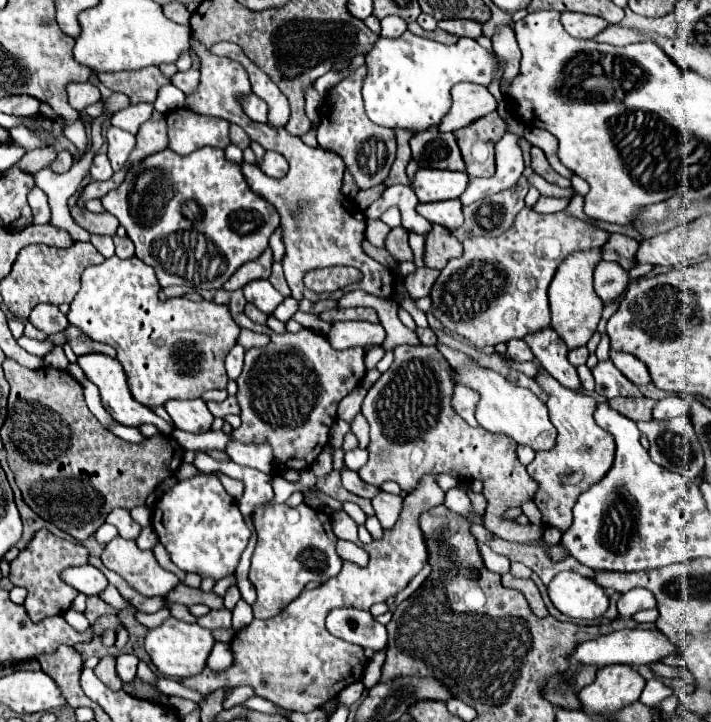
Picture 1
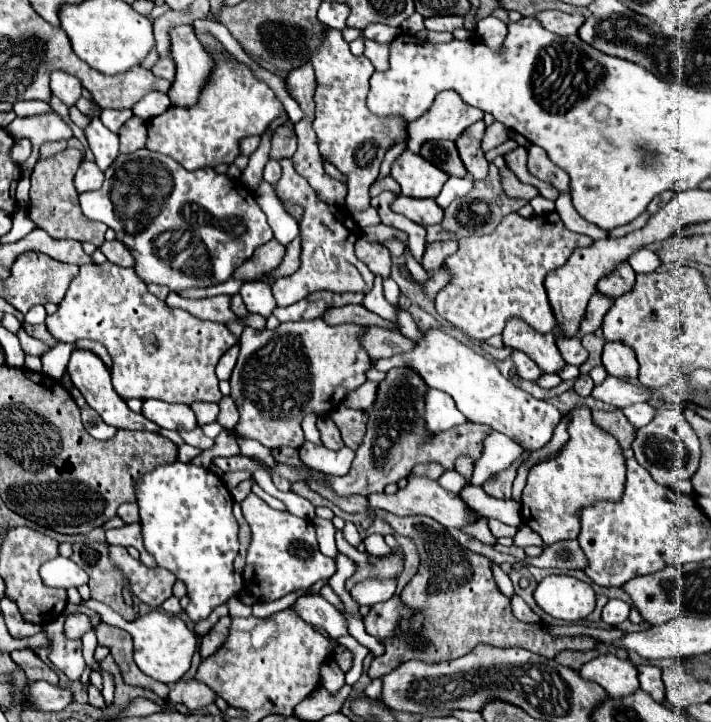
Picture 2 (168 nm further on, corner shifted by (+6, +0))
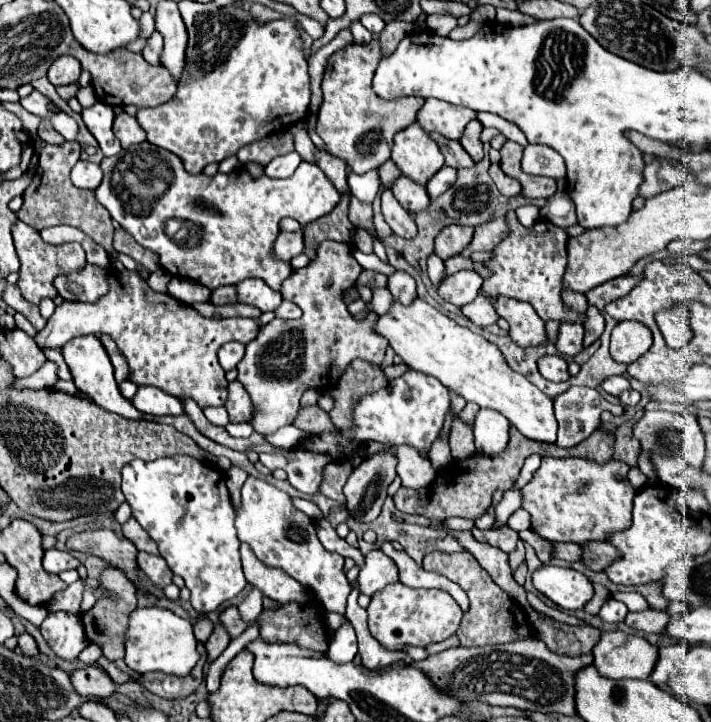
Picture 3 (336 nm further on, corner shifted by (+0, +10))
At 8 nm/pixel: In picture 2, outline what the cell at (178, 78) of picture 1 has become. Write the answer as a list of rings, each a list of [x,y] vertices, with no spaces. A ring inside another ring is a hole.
[[[159,58],[159,62],[153,66],[151,72],[159,78],[165,78],[165,80],[173,82],[175,80],[175,62],[171,58]]]

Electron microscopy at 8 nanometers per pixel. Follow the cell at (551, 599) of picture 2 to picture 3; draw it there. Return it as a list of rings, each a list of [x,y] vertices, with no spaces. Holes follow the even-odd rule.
[[[543,564],[533,572],[533,586],[563,610],[581,610],[593,598],[593,586],[577,570]]]

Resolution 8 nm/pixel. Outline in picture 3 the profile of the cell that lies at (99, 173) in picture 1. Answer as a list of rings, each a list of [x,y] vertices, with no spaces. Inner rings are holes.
[[[79,160],[71,172],[73,184],[77,188],[85,188],[85,190],[95,190],[101,184],[101,178],[103,178],[103,172],[101,172],[99,164],[93,164],[89,160]]]

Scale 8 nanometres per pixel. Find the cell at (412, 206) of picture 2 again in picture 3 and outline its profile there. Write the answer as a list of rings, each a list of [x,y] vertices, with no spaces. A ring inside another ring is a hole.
[[[403,174],[391,184],[391,192],[407,212],[419,212],[429,204],[427,190]]]

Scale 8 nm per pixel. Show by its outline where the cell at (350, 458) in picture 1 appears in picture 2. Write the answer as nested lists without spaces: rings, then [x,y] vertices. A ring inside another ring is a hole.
[[[305,442],[299,450],[301,462],[305,462],[309,468],[335,474],[335,476],[343,476],[349,472],[353,456],[355,452],[347,446],[341,448],[339,452],[333,452],[333,450],[327,450],[325,446],[315,446],[311,442]]]

